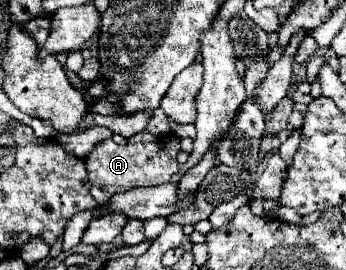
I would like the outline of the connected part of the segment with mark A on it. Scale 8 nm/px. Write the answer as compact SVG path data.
M177 137L135 143L135 145L117 145L113 139L105 139L99 145L95 145L95 149L85 159L89 183L91 183L91 195L99 205L105 205L115 193L123 193L135 187L153 187L167 183L179 171L179 163L177 163L179 151L181 145Z

